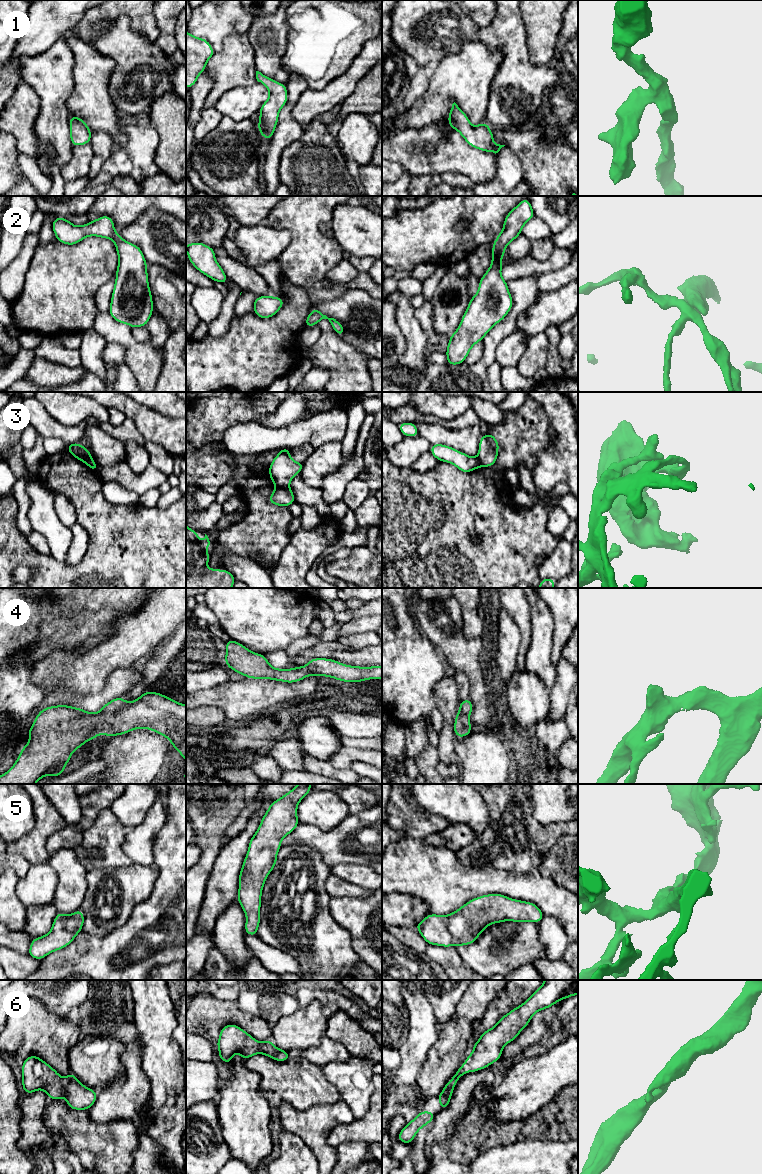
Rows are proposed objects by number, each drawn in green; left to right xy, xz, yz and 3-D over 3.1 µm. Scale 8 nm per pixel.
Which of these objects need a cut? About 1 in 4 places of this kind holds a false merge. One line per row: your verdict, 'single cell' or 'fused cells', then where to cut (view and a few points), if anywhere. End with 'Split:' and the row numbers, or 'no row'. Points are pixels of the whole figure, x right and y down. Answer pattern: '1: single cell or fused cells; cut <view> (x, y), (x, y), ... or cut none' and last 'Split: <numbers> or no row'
1: single cell; cut none
2: single cell; cut none
3: fused cells; cut xz (277, 486), (288, 489)
4: single cell; cut none
5: single cell; cut none
6: single cell; cut none
Split: 3

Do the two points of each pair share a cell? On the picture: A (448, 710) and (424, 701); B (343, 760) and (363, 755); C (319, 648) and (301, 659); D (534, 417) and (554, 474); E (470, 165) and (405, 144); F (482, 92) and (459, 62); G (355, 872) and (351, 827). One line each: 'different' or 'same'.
A: different
B: same
C: same
D: different
E: same
F: same
G: different

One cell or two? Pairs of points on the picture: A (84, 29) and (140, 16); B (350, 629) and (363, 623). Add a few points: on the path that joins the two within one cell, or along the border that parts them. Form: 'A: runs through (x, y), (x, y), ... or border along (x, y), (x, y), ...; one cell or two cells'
A: runs through (98, 19), (110, 10), (126, 10); one cell
B: runs through (353, 627), (360, 625); one cell

